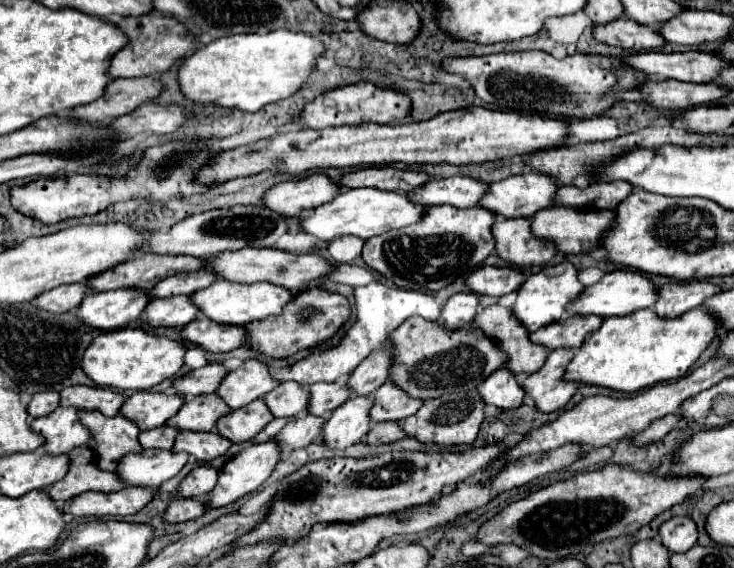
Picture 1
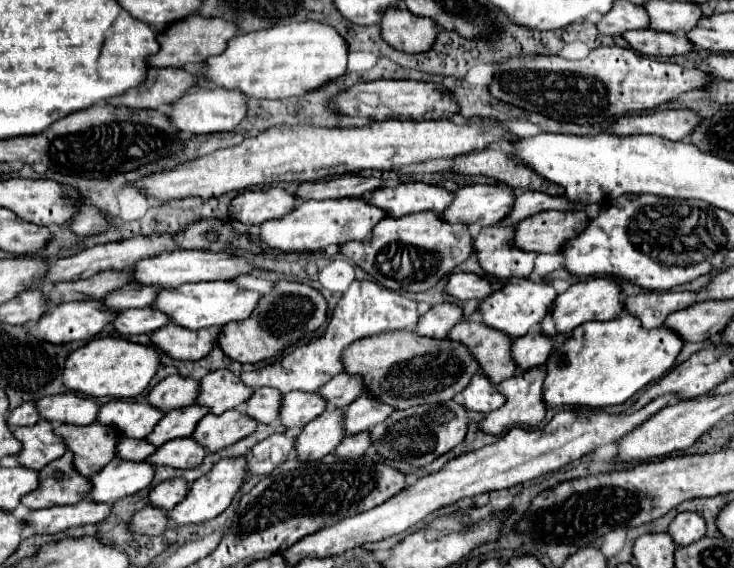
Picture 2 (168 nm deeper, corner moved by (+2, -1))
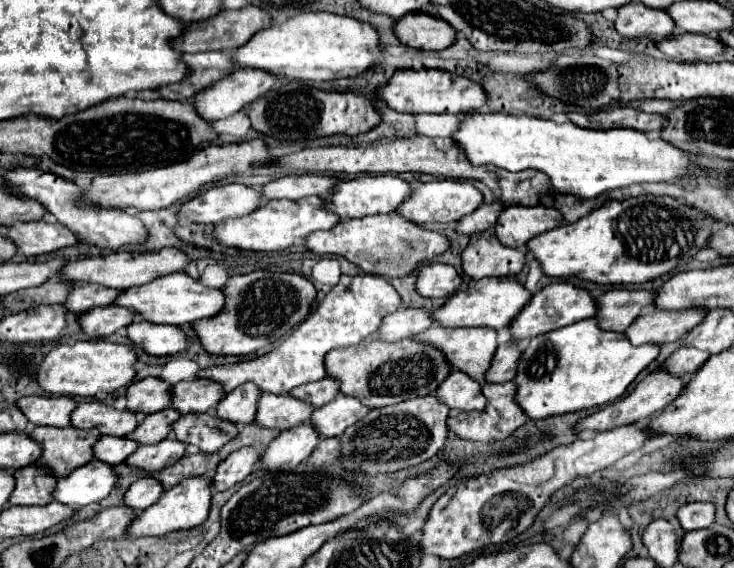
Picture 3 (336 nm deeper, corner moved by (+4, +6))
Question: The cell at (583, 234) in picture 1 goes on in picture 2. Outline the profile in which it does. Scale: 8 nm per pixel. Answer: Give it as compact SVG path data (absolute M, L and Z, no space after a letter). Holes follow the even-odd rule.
M544 210L522 222L514 232L514 246L526 252L550 252L562 250L564 242L578 236L588 224L588 216L580 216L576 210Z

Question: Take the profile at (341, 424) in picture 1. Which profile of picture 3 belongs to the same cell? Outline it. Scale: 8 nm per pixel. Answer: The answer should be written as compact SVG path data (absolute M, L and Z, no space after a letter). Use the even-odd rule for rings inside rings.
M304 423L282 431L262 455L262 465L276 469L294 469L298 463L306 461L314 447L320 443L320 435L312 423Z

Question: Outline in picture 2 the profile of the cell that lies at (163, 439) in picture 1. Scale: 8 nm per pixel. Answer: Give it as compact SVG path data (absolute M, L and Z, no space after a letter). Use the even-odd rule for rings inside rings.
M126 436L118 438L118 446L116 446L118 458L126 458L130 462L142 462L154 452L156 452L156 448L150 446L146 440L134 440L134 438L126 438Z

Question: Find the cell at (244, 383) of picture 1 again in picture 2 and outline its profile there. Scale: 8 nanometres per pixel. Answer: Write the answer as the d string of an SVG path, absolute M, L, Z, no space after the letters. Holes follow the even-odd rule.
M214 370L200 380L196 404L210 408L210 412L218 416L226 410L242 406L252 394L254 390L244 386L230 370Z

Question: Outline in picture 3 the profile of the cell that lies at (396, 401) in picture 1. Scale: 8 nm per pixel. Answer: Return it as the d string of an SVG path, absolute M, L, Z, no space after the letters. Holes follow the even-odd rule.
M338 395L332 403L326 403L320 409L316 409L310 421L320 431L322 437L338 437L340 433L344 433L346 427L364 419L368 411L370 407L362 405L356 397Z

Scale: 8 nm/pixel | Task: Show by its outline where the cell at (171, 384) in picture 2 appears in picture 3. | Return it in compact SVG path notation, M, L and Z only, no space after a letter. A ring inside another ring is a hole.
M146 377L128 387L128 409L134 413L156 413L172 405L172 385L160 377Z

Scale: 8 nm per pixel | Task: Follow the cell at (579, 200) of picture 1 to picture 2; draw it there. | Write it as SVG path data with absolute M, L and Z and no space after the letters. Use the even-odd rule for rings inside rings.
M522 192L516 196L514 210L502 220L502 226L514 226L516 222L542 212L542 210L570 210L570 202L564 196L554 196L550 198L544 192Z

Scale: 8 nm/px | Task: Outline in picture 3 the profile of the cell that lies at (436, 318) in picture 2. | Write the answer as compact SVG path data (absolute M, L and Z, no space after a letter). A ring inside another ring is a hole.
M402 307L400 311L388 315L380 327L380 339L382 341L400 341L406 337L414 337L428 327L432 327L432 311L430 309L414 309L414 307Z

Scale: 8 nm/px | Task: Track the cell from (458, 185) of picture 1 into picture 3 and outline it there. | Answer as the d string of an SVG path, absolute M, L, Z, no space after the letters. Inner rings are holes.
M366 175L366 177L346 179L344 183L338 183L336 191L332 191L328 197L328 205L342 219L352 219L352 217L394 213L400 207L400 203L410 199L410 195L412 195L410 185L398 175Z

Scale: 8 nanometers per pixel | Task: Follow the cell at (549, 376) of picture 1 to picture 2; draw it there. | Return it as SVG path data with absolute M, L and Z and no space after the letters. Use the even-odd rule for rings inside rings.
M532 368L524 374L516 374L504 382L500 382L496 388L506 396L506 402L502 408L484 414L484 418L478 422L478 428L486 434L498 436L506 430L510 430L512 426L538 426L544 420L546 414L546 406L542 402L542 380L544 380L544 370L540 368Z

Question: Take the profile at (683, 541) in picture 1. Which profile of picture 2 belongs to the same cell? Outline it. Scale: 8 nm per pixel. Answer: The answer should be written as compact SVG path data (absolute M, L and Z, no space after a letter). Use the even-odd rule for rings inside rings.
M680 512L672 520L668 534L678 546L688 546L706 534L706 522L696 512Z

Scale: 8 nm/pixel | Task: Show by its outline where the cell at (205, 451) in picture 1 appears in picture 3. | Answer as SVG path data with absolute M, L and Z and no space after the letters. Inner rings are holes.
M168 437L156 445L140 445L138 451L132 453L126 461L146 471L158 471L180 461L184 453L186 453L186 443Z

